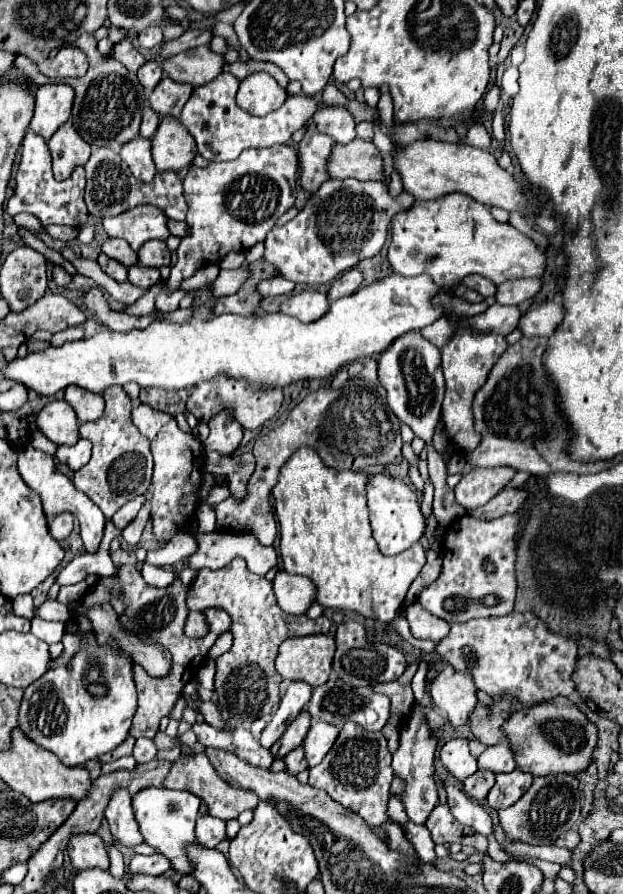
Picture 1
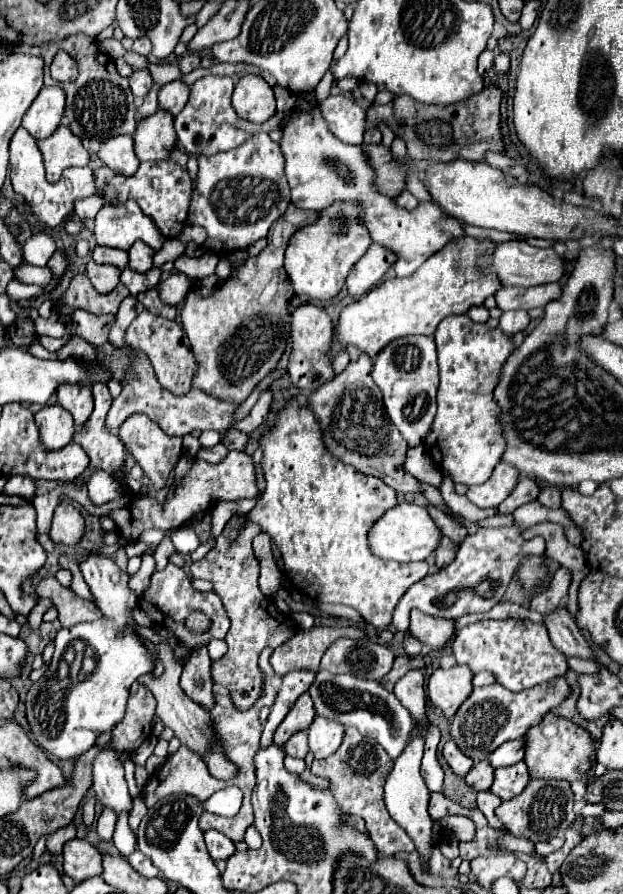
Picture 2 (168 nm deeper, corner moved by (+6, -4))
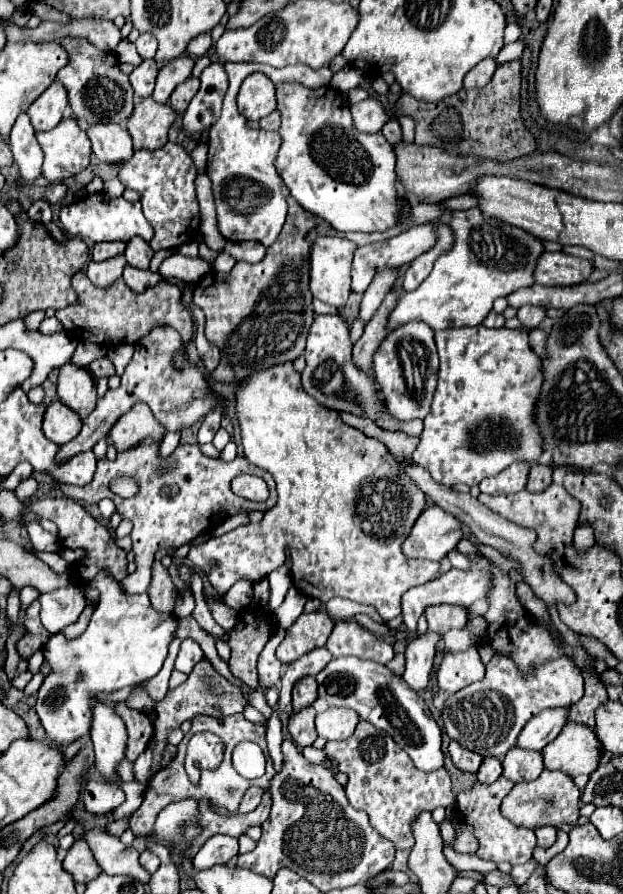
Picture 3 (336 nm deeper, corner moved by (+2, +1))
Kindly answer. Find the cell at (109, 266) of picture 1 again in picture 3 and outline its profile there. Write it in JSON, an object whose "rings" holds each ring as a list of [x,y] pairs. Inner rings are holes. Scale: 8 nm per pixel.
{"rings":[[[116,256],[116,258],[108,258],[104,262],[90,262],[86,268],[86,276],[94,282],[94,286],[100,288],[108,288],[114,280],[118,280],[122,276],[122,270],[126,266],[126,258],[124,256]]]}

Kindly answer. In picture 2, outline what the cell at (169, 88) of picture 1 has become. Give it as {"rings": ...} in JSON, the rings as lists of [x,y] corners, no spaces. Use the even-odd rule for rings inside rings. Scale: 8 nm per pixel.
{"rings":[[[172,81],[172,83],[164,85],[158,93],[160,109],[166,109],[172,115],[176,115],[186,105],[188,95],[190,95],[190,87],[184,81]]]}

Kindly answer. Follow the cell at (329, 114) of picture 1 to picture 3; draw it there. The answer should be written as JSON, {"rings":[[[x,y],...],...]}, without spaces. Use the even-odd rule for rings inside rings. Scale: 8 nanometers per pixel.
{"rings":[[[368,98],[360,104],[352,104],[350,106],[350,114],[354,120],[354,128],[358,132],[380,132],[382,124],[386,124],[388,114],[384,112],[384,108],[380,106],[380,102],[376,98]]]}

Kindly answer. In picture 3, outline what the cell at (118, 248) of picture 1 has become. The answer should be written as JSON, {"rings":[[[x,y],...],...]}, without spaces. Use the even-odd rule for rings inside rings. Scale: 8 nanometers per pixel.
{"rings":[[[100,242],[100,244],[94,244],[92,260],[102,262],[102,260],[108,260],[108,258],[114,258],[118,254],[124,254],[124,248],[126,248],[124,242]]]}

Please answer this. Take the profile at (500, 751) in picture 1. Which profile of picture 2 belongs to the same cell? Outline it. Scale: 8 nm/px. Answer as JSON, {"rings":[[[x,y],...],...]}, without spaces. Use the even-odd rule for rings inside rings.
{"rings":[[[524,737],[514,739],[514,741],[506,741],[504,745],[500,745],[500,747],[488,757],[488,761],[490,761],[494,767],[514,765],[514,763],[518,763],[518,761],[524,759],[524,743],[526,743]]]}

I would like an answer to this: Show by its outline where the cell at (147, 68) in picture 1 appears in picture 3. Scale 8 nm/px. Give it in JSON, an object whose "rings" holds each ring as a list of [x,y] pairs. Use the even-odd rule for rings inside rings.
{"rings":[[[144,60],[140,66],[136,66],[134,72],[130,74],[130,84],[132,84],[134,92],[144,96],[144,98],[150,96],[152,90],[154,90],[156,74],[158,74],[156,60]]]}

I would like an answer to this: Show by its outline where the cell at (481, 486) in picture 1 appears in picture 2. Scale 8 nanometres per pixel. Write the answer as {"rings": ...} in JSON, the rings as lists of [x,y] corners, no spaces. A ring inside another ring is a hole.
{"rings":[[[498,463],[492,477],[482,485],[470,487],[466,497],[478,507],[496,507],[512,493],[512,489],[516,487],[518,475],[520,471],[516,471],[514,465]]]}

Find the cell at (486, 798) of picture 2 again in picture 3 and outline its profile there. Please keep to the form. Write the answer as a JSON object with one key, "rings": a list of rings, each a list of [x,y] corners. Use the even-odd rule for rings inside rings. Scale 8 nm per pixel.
{"rings":[[[504,776],[492,784],[476,782],[470,790],[458,794],[456,804],[458,804],[458,814],[464,816],[466,824],[474,826],[476,836],[480,840],[480,848],[476,856],[482,860],[492,860],[492,862],[510,862],[514,866],[518,862],[526,862],[532,858],[536,836],[534,836],[534,830],[528,830],[524,826],[514,826],[510,820],[506,820],[500,814],[500,802],[512,790],[512,786],[514,784],[510,784],[510,780],[506,780]]]}

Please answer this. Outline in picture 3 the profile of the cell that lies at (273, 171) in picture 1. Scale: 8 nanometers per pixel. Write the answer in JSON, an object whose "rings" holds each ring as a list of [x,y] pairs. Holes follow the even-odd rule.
{"rings":[[[226,62],[226,74],[230,78],[230,88],[224,96],[224,108],[220,120],[208,132],[208,178],[212,182],[214,204],[218,212],[218,230],[226,240],[240,242],[240,240],[256,240],[262,242],[266,248],[274,244],[276,236],[280,234],[286,210],[288,210],[288,196],[290,190],[282,182],[276,172],[274,160],[280,148],[280,134],[278,132],[262,132],[248,126],[246,116],[242,116],[236,108],[236,94],[246,76],[252,72],[264,72],[272,82],[286,84],[296,82],[304,84],[306,88],[320,88],[328,86],[332,80],[330,68],[312,70],[306,66],[286,66],[274,68],[268,64],[254,64],[254,62]]]}

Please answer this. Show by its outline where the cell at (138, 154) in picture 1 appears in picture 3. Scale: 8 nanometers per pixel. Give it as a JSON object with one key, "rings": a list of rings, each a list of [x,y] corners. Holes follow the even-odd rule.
{"rings":[[[98,124],[90,126],[92,152],[100,162],[124,164],[134,156],[132,138],[126,128],[118,124]]]}

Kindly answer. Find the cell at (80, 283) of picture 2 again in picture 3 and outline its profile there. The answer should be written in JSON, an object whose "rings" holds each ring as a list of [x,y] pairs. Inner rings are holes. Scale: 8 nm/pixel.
{"rings":[[[84,270],[76,272],[72,278],[72,288],[78,294],[78,300],[66,308],[56,310],[56,318],[62,326],[72,332],[78,340],[94,342],[94,344],[134,344],[138,336],[150,332],[150,328],[158,324],[172,326],[180,332],[184,344],[194,336],[194,318],[190,310],[182,304],[182,292],[176,284],[168,280],[160,280],[154,288],[148,288],[142,294],[132,292],[122,278],[118,278],[108,288],[98,288],[84,276]]]}

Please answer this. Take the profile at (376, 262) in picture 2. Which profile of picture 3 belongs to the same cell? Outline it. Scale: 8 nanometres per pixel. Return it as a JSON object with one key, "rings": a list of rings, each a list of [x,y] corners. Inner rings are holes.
{"rings":[[[422,224],[422,226],[414,226],[394,238],[388,238],[384,242],[372,242],[368,246],[360,246],[354,252],[354,260],[352,260],[352,290],[354,292],[364,292],[368,288],[368,284],[372,282],[372,278],[376,276],[376,272],[384,270],[384,268],[400,268],[410,264],[410,260],[414,260],[416,256],[420,256],[422,252],[430,250],[434,246],[434,230],[430,224]]]}

